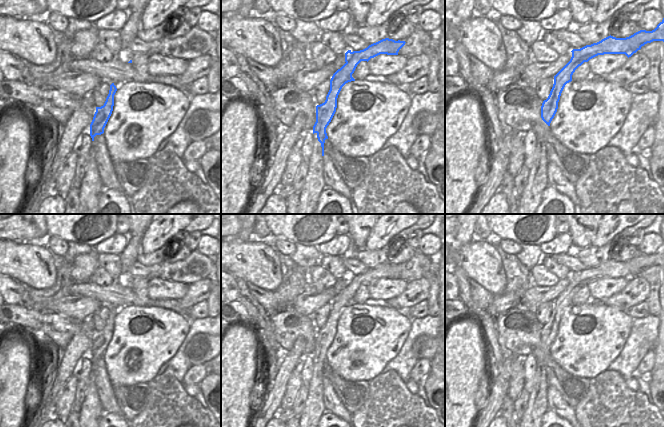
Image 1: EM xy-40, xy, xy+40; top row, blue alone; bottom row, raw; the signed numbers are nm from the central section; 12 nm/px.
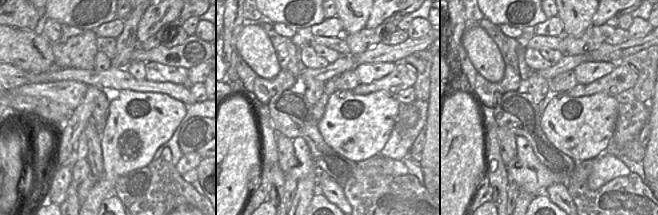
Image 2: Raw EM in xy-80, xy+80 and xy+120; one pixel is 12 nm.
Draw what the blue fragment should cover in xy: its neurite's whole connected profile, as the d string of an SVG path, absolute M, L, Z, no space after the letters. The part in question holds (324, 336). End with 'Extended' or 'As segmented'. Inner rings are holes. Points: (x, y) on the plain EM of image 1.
M385 262L360 275L348 274L345 288L338 293L330 304L330 314L324 327L316 330L316 346L313 350L313 375L309 382L309 394L305 408L300 415L300 427L317 427L321 416L326 412L324 405L324 367L328 363L326 352L331 346L337 332L337 322L342 311L351 305L357 289L369 285L380 278L398 279L405 265Z. Extended

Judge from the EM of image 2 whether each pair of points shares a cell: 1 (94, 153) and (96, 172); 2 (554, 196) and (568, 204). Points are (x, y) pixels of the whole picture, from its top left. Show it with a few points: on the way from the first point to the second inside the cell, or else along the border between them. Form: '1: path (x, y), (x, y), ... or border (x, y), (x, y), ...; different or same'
1: path (94, 158), (96, 167); same
2: path (557, 196), (565, 202); same

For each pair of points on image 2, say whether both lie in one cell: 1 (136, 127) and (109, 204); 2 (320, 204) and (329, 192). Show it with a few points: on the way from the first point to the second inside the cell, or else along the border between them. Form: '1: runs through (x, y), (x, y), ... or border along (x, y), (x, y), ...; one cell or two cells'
1: border along (114, 194), (107, 197), (100, 204); two cells
2: border along (319, 191), (334, 204); two cells

